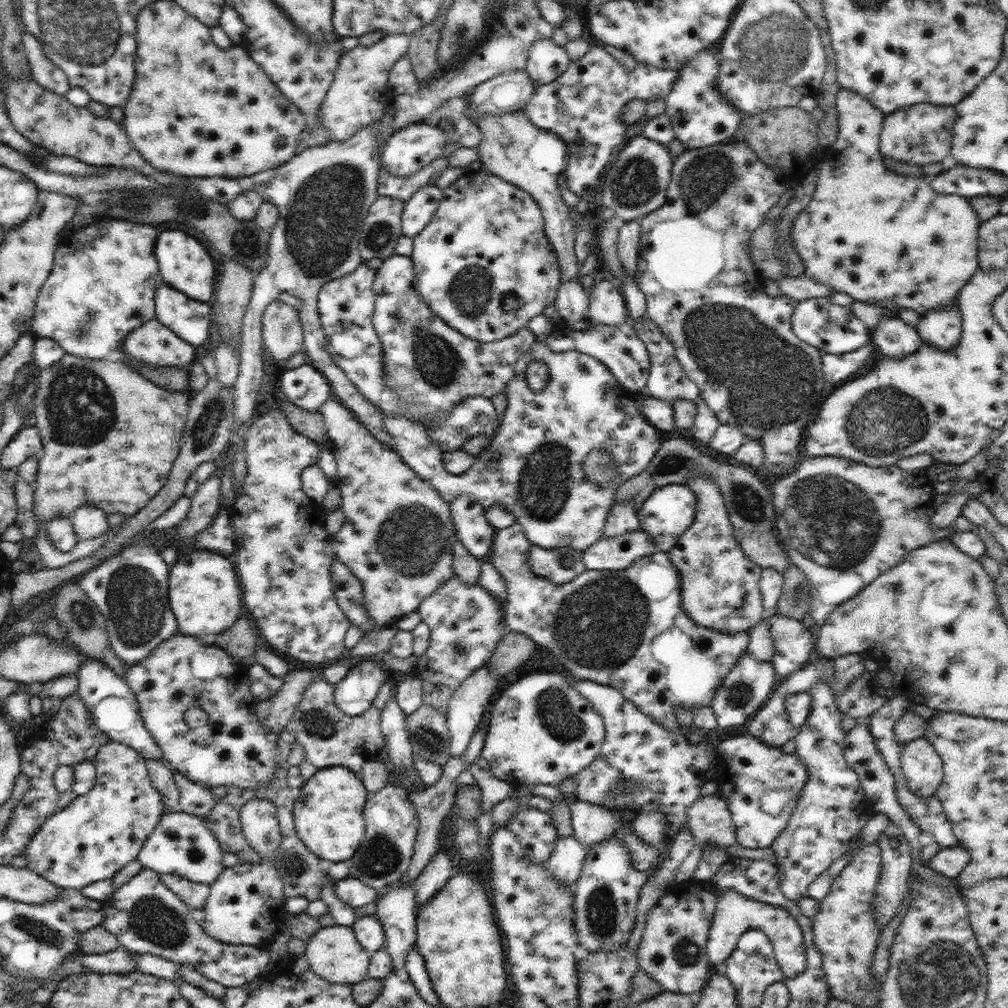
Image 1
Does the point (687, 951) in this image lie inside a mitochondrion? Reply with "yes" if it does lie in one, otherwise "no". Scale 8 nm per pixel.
yes

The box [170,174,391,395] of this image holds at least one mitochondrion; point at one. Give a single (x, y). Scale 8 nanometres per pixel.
(245, 243)

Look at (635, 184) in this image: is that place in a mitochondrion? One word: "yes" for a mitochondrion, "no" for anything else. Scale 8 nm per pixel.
yes

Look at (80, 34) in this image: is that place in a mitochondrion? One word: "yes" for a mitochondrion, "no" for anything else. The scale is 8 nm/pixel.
yes

